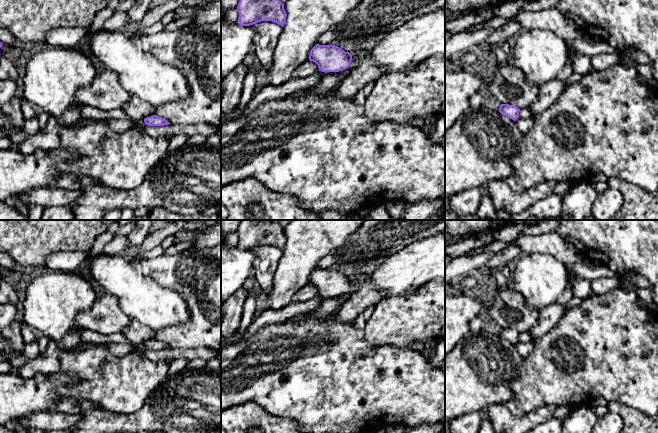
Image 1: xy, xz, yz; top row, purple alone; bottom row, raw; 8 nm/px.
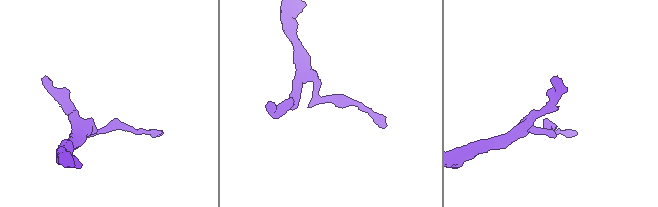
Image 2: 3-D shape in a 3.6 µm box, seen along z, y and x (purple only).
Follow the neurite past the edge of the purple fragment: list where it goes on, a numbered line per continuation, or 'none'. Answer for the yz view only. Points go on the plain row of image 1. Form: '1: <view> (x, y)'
none

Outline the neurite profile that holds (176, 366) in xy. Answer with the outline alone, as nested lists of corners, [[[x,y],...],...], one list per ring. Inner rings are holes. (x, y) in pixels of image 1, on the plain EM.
[[[179,358],[179,359],[173,360],[169,364],[168,376],[177,374],[182,370],[184,370],[186,368],[187,363],[188,363],[188,360],[185,358]]]

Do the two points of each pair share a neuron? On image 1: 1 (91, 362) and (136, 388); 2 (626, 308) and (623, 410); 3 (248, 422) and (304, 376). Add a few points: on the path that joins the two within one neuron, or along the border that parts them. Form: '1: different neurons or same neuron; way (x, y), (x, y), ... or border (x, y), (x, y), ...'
1: same neuron; way (97, 374), (102, 379), (116, 384), (123, 384)
2: different neurons; border (608, 400), (619, 400), (640, 410), (644, 414)
3: different neurons; border (241, 403), (255, 401), (272, 414), (286, 418)

